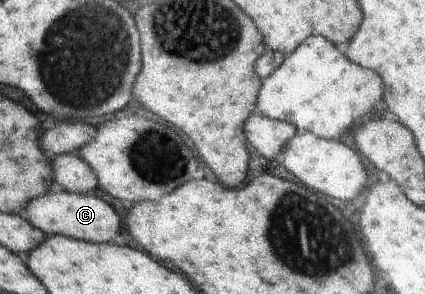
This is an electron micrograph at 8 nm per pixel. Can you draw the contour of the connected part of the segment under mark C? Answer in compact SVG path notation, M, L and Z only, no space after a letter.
M55 183L47 195L35 197L25 207L26 219L45 234L72 237L89 243L111 243L113 237L120 232L120 215L115 208L98 196L81 195L67 190L57 191Z

